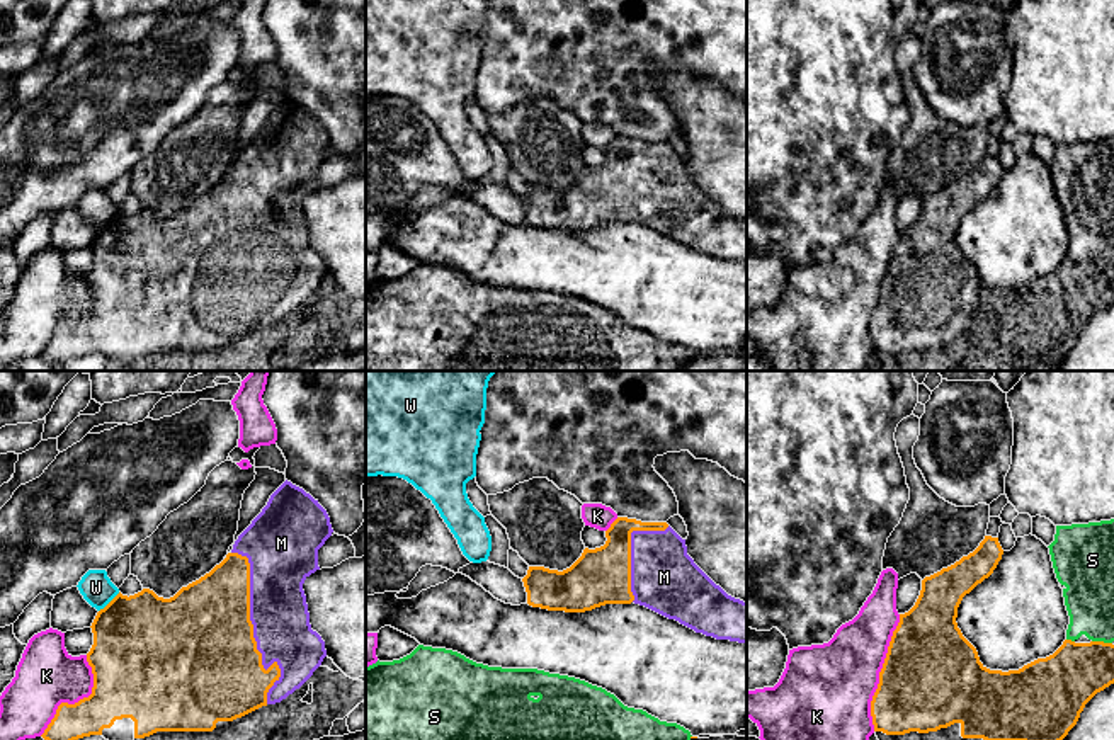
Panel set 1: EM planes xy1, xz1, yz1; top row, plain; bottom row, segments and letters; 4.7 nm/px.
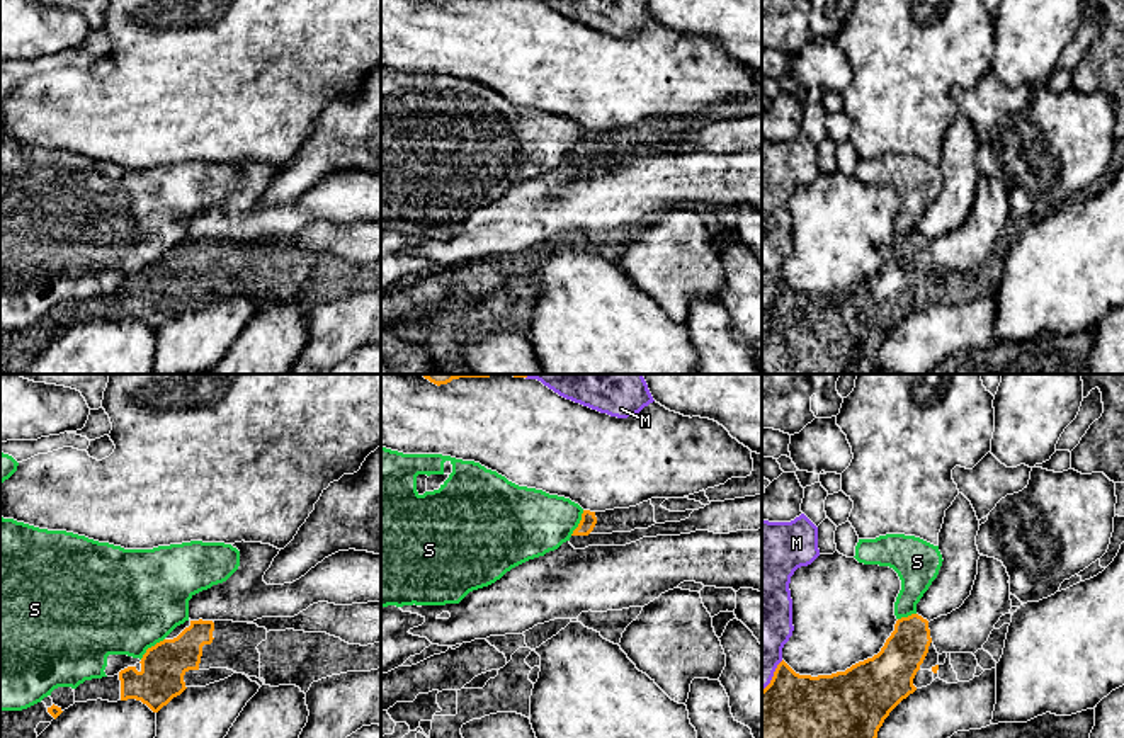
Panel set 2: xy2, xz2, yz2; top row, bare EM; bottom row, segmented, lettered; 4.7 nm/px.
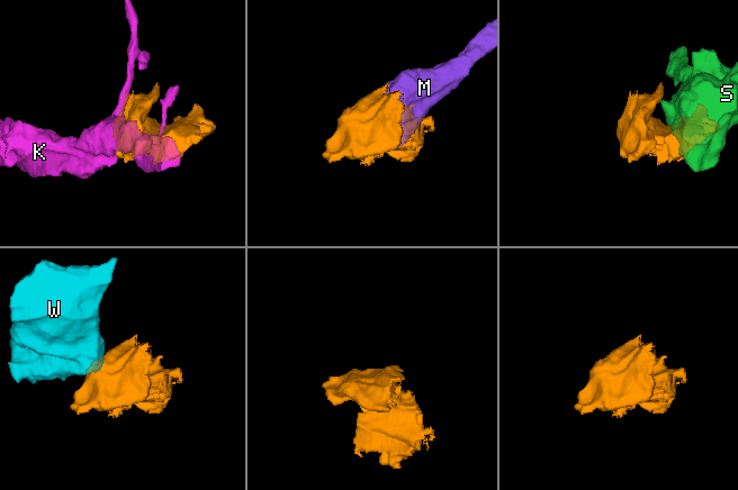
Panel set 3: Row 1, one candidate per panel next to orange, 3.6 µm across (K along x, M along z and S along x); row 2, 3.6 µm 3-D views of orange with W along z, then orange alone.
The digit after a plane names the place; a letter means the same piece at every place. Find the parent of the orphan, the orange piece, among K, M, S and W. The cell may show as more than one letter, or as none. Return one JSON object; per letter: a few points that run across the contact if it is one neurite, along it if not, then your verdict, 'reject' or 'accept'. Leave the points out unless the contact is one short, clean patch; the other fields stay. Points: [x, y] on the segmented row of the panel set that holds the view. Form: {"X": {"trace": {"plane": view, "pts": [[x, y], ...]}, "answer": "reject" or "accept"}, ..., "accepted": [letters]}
{"K": {"answer": "reject"}, "M": {"answer": "accept"}, "S": {"answer": "reject"}, "W": {"trace": {"plane": "xy1", "pts": [[119, 592], [99, 611]]}, "answer": "reject"}, "accepted": ["M"]}

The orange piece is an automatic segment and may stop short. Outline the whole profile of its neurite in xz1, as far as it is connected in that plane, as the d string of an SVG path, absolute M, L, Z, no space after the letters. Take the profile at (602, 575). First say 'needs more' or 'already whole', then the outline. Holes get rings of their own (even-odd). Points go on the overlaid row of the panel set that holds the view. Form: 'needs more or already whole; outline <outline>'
needs more; outline M617 517L605 531L605 544L585 548L566 570L529 566L522 578L527 604L548 611L585 612L605 604L639 604L668 619L713 636L747 643L747 602L728 595L687 555L682 539L667 522Z

